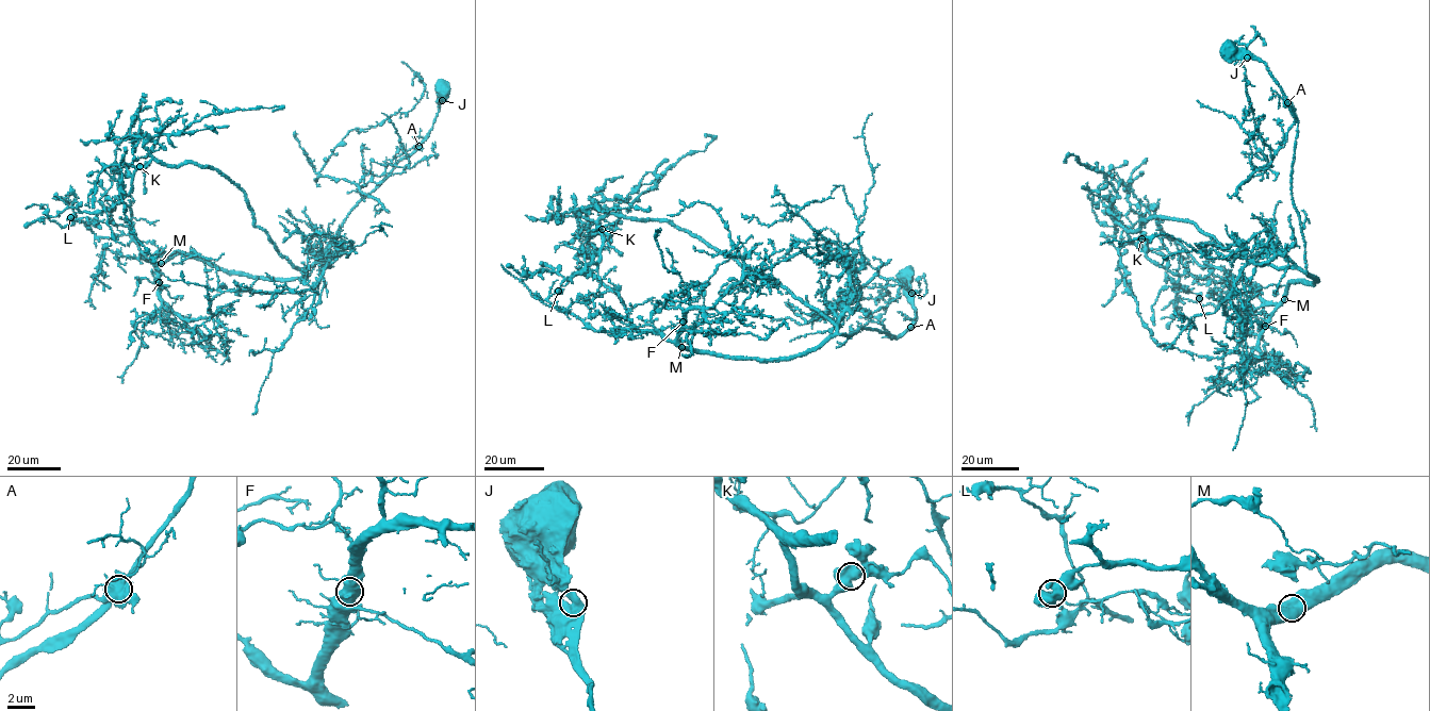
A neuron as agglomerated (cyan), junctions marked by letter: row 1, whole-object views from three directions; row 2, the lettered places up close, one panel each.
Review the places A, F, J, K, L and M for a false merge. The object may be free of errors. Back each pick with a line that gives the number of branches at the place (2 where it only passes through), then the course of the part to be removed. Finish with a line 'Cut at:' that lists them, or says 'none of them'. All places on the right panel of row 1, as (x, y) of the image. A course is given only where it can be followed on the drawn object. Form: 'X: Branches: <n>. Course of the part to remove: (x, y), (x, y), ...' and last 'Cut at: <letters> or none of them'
A: Branches: 2. Course of the part to remove: (1287, 102), (1295, 115), (1285, 145), (1266, 167), (1253, 169), (1269, 166), (1243, 64), (1256, 32), (1251, 26)
Cut at: A

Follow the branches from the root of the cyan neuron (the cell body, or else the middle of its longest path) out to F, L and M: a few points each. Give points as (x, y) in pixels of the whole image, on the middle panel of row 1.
F: (906, 277), (918, 317), (896, 339), (860, 327), (789, 357), (734, 358), (681, 347), (683, 321)
L: (906, 277), (918, 317), (901, 336), (837, 334), (777, 282), (667, 220), (608, 213), (600, 260), (558, 291)
M: (906, 277), (918, 317), (896, 339), (860, 327), (849, 335), (828, 336), (803, 352), (767, 360), (681, 347)

